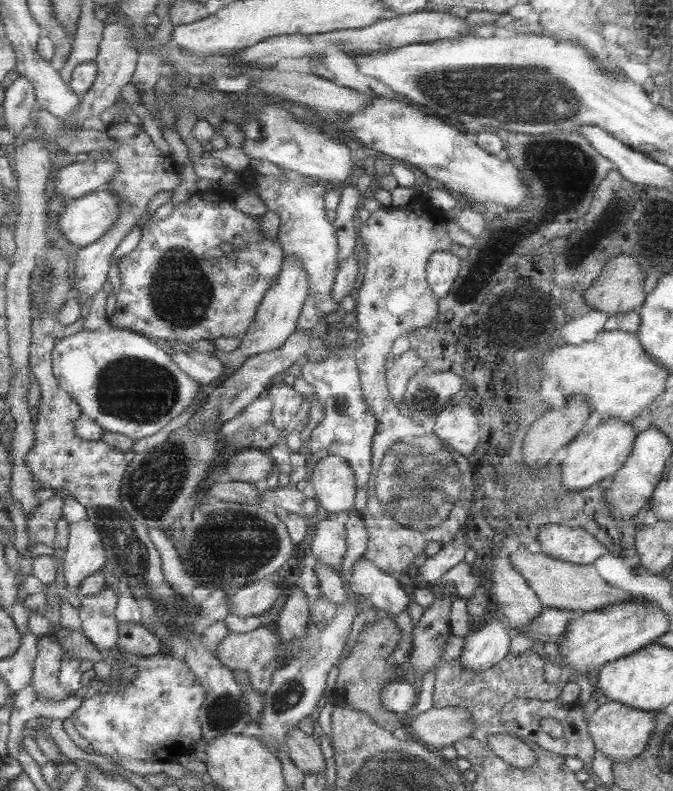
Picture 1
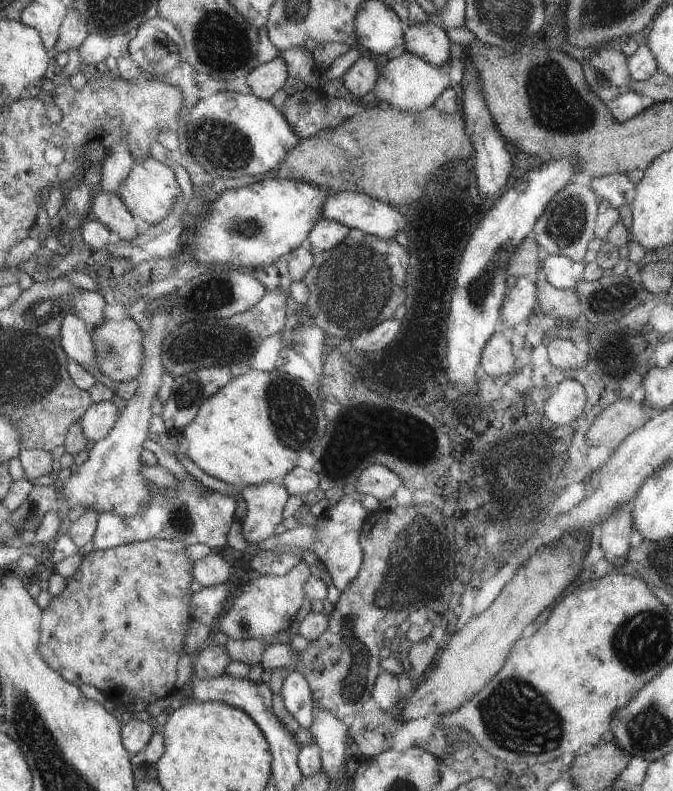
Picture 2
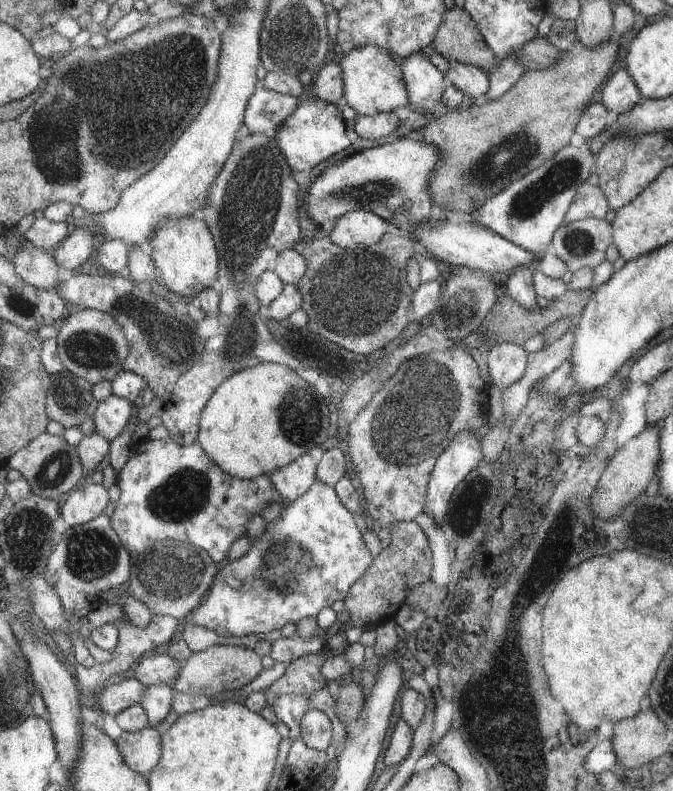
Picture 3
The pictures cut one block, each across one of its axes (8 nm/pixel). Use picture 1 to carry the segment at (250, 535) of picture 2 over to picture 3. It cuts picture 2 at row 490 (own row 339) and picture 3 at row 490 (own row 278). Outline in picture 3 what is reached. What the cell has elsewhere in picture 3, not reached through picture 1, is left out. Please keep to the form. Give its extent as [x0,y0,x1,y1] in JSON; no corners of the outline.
[272,452,319,503]

